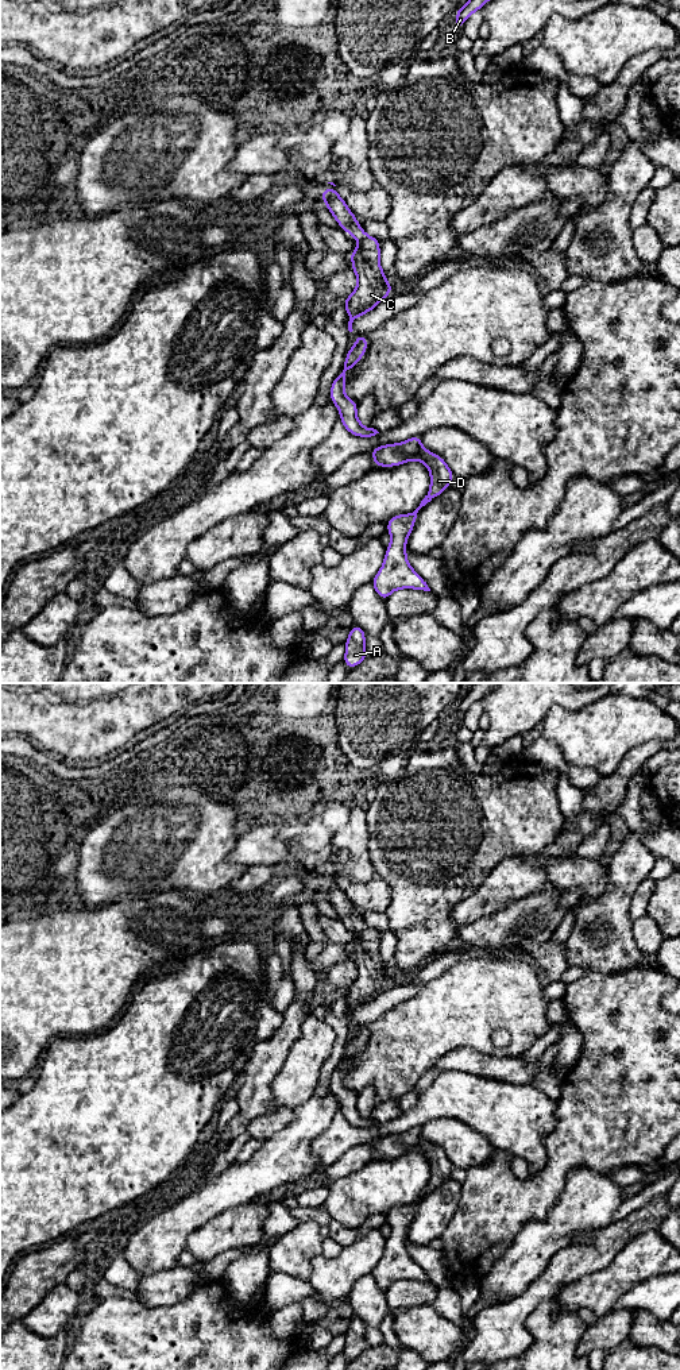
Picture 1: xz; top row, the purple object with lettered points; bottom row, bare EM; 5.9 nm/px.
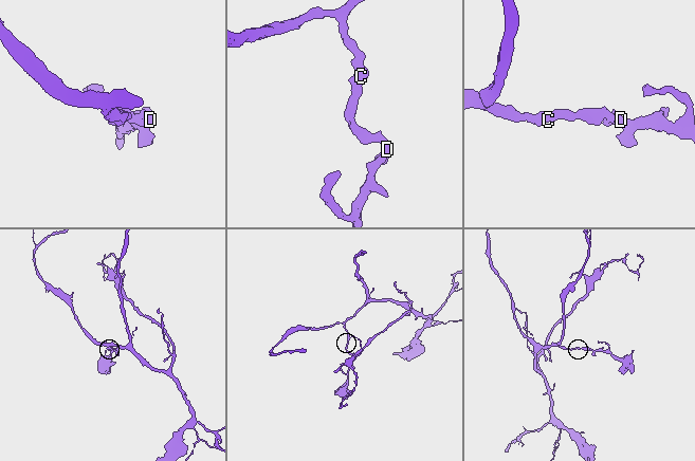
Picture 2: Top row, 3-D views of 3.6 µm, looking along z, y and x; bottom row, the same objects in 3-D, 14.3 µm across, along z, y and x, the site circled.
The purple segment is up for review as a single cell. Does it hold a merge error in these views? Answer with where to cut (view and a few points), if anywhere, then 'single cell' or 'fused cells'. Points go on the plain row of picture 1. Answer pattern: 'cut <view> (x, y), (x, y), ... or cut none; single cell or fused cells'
cut none; single cell

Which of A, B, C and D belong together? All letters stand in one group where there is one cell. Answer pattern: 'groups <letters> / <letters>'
groups A B C D

